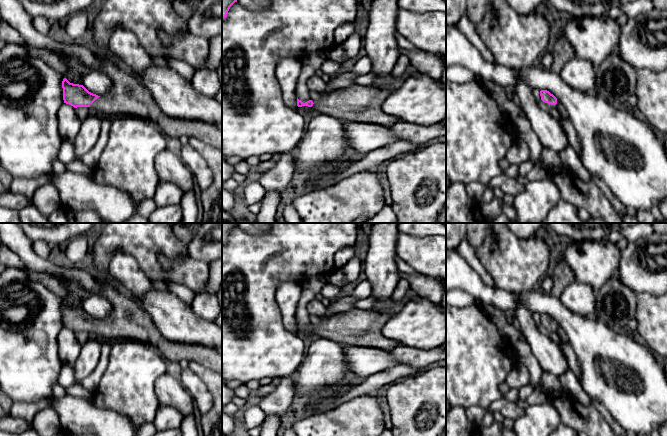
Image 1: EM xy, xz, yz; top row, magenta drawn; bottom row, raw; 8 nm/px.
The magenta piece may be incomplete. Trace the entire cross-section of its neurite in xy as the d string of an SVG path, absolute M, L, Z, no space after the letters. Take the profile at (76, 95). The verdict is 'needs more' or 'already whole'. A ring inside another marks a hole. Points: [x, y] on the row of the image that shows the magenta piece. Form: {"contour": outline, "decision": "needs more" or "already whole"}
{"contour": "M99 56L102 65L98 69L88 68L107 76L110 76L112 71L118 72L112 77L110 91L104 96L98 96L89 92L83 85L70 83L64 78L64 103L74 108L90 107L92 104L96 113L101 116L136 116L157 125L170 141L176 142L180 137L187 136L222 149L221 129L202 121L166 116L135 74L121 71L120 66L112 58Z", "decision": "needs more"}

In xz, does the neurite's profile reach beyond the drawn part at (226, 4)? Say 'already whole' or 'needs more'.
already whole

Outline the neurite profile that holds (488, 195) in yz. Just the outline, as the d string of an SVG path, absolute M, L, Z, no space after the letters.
M486 187L483 191L483 195L481 197L481 200L479 201L479 204L488 204L490 203L494 198L493 189L490 187Z

